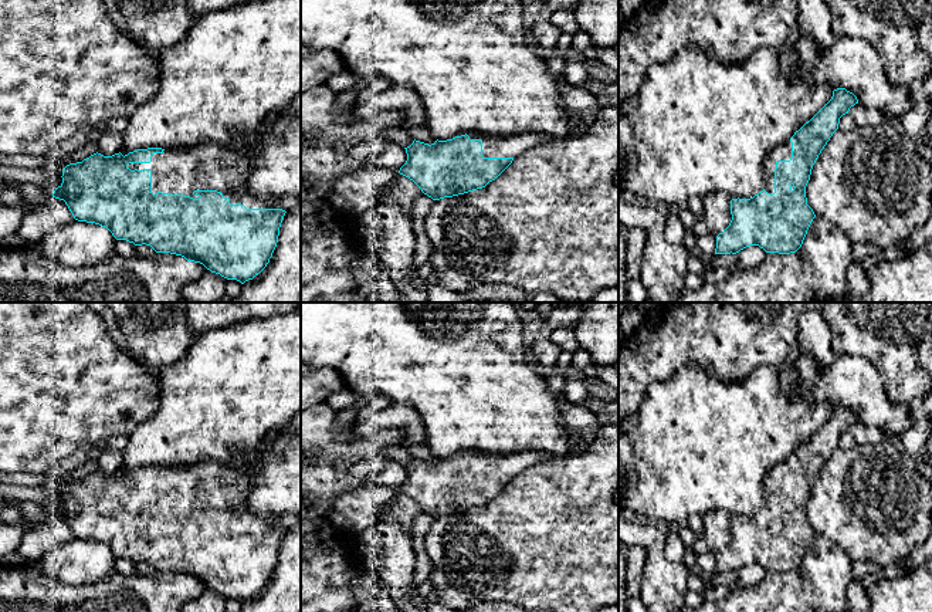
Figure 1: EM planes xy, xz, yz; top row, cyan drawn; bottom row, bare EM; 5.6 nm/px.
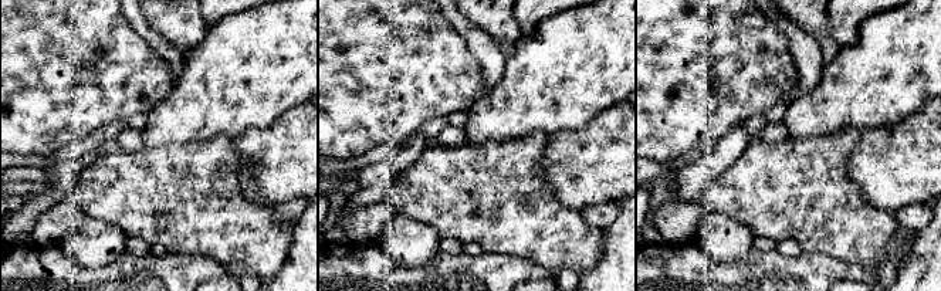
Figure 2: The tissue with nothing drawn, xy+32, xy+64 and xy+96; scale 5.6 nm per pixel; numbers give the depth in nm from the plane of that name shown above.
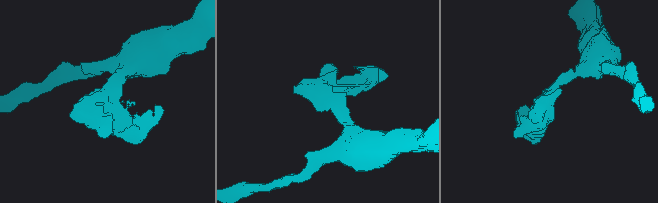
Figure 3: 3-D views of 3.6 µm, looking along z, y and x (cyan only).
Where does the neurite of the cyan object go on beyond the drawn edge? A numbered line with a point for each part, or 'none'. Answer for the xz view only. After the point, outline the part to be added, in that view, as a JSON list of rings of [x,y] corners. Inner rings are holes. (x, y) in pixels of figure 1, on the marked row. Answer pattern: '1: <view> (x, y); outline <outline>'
1: xz (492, 146); outline [[[526,133],[521,136],[479,136],[468,135],[470,139],[482,142],[484,158],[518,158],[528,149],[532,149],[542,142],[553,141],[555,138],[542,136],[538,133]]]

